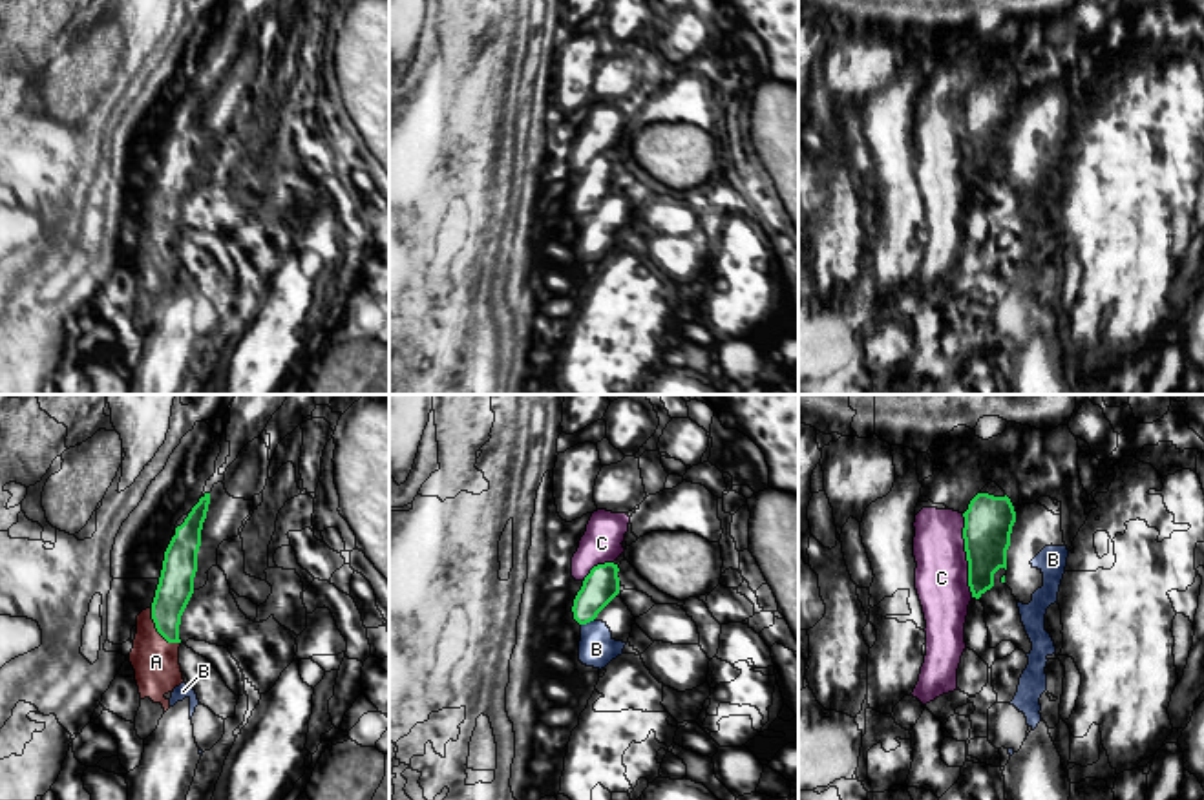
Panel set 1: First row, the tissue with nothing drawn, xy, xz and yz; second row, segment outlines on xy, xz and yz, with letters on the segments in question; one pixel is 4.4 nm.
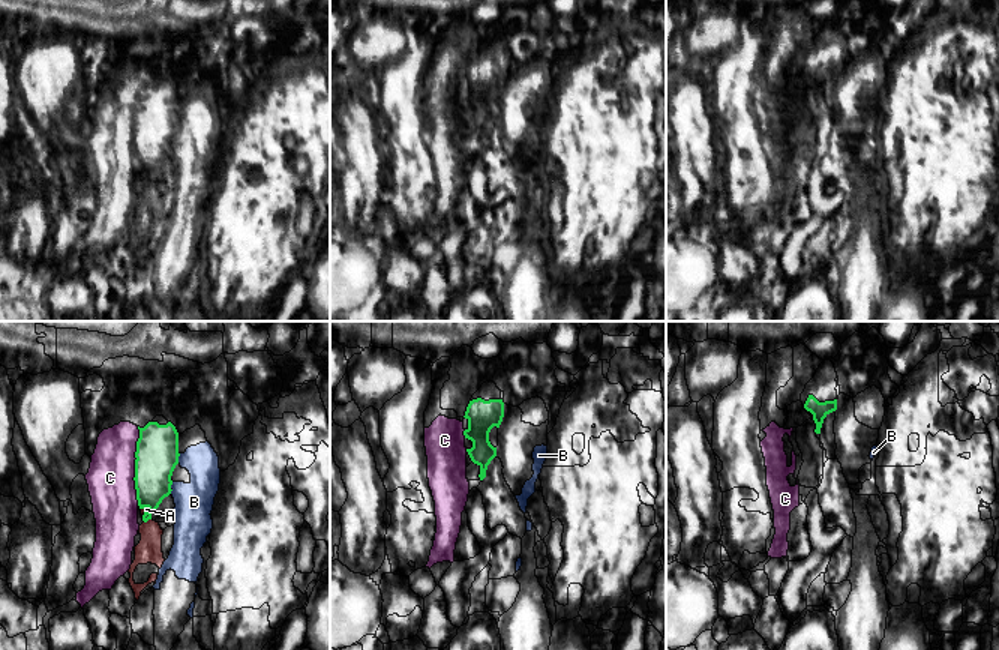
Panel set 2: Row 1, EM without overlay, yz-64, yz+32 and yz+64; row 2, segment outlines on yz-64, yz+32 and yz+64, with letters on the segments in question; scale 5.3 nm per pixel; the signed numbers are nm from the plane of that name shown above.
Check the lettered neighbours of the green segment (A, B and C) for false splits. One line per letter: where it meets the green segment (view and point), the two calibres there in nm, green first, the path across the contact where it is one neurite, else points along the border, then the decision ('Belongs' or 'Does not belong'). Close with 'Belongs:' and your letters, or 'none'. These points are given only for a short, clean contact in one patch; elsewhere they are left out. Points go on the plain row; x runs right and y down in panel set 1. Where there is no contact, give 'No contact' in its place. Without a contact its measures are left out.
A: Touches green at xy (158, 221). Thickness 160 nm (green) against 200 nm. Path across: xy (176, 176), (158, 221), (156, 252). Belongs
B: Touches green at xz (587, 212). Thickness 160 nm (green) against 160 nm. Boundary: xz (594, 209), (581, 216). Does not belong
C: Touches green at yz (967, 147). Thickness 220 nm (green) against 240 nm. Does not belong
Belongs: A

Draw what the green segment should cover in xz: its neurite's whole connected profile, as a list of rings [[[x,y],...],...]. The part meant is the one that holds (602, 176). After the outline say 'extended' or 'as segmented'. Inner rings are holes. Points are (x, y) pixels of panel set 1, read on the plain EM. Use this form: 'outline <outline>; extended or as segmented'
outline [[[597,155],[585,168],[581,181],[574,190],[574,210],[586,216],[619,184],[618,155]]]; as segmented

